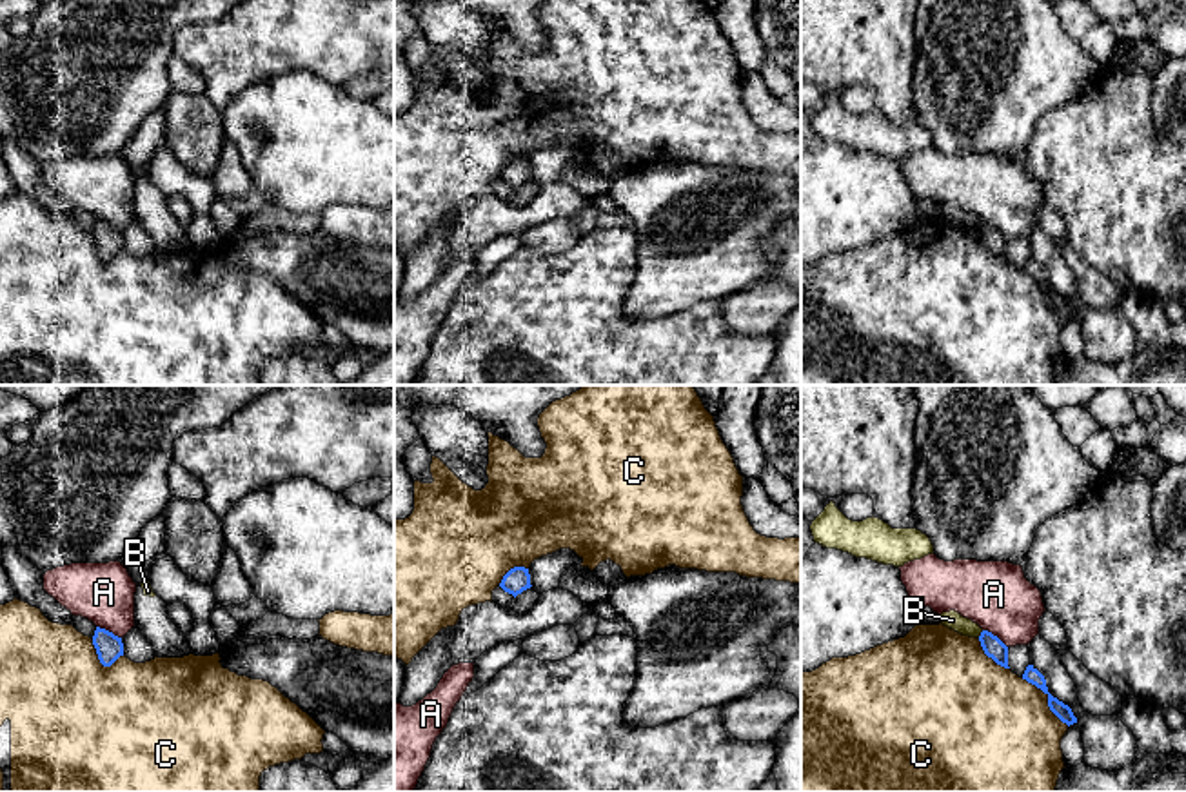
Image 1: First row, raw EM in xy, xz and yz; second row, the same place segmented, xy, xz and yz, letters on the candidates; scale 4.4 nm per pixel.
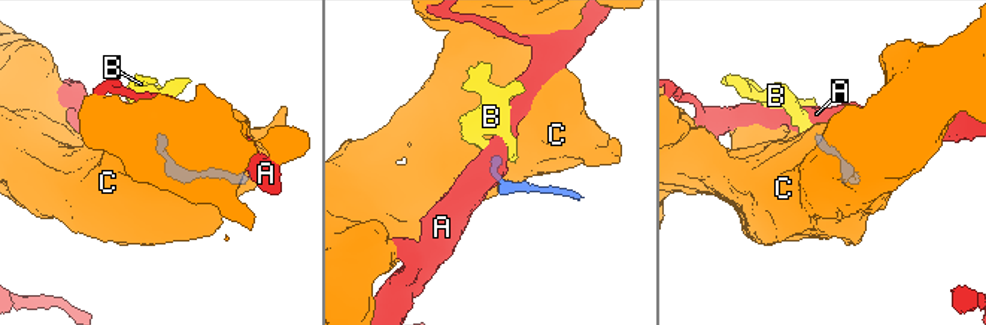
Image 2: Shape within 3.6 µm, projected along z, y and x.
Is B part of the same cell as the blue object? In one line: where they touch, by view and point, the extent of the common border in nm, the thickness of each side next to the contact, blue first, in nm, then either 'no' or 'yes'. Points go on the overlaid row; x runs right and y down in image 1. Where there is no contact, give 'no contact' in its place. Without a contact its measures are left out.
contact yz (981, 634); length 50 nm; calibres 90 and 80 nm; no

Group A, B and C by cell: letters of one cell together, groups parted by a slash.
A / B / C

